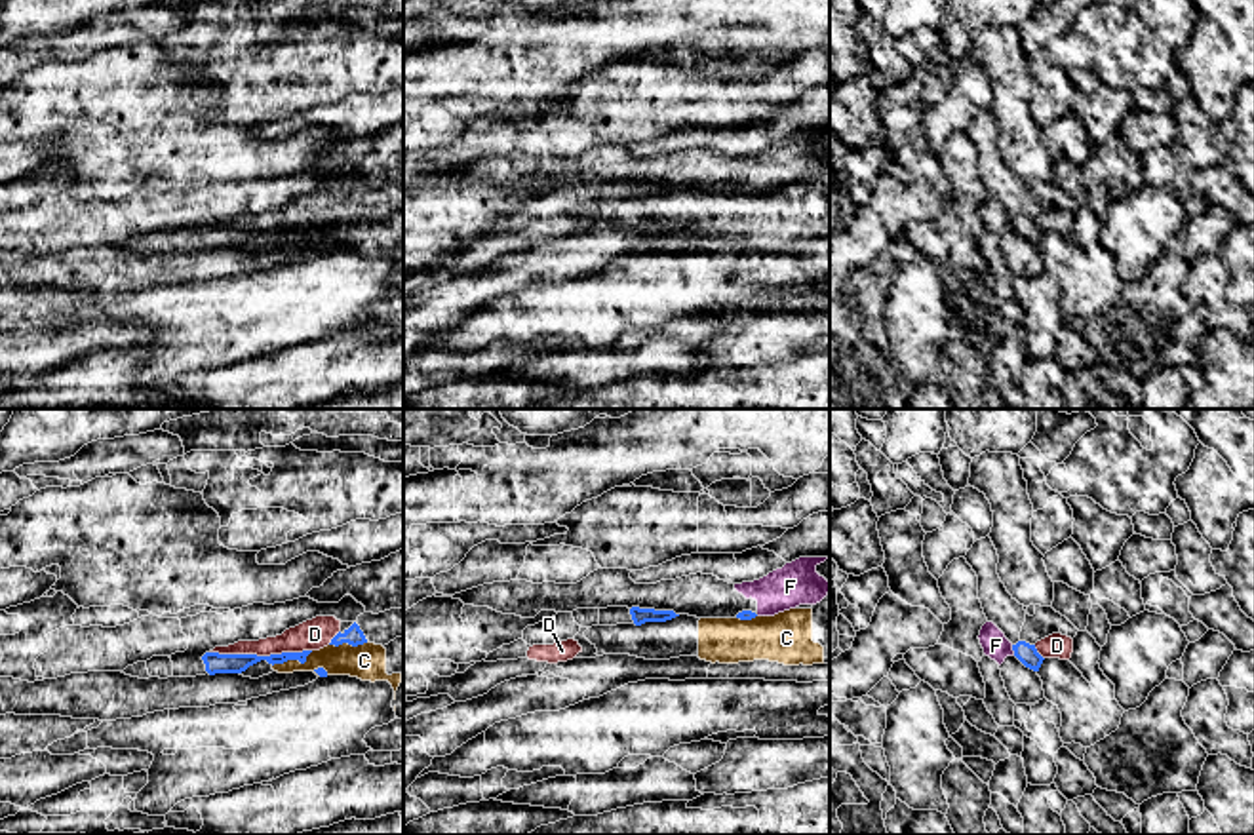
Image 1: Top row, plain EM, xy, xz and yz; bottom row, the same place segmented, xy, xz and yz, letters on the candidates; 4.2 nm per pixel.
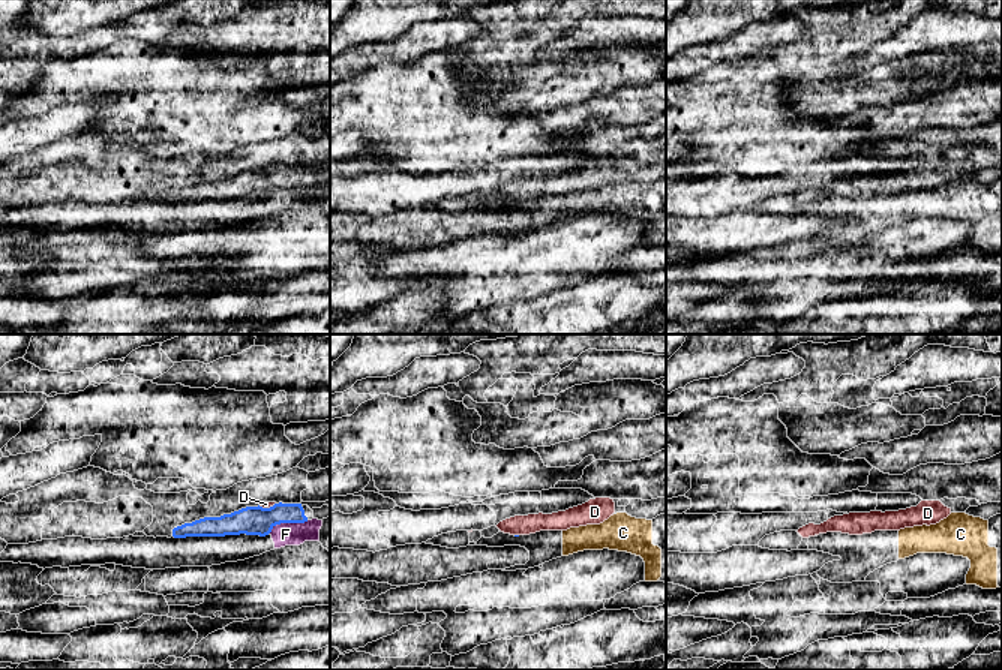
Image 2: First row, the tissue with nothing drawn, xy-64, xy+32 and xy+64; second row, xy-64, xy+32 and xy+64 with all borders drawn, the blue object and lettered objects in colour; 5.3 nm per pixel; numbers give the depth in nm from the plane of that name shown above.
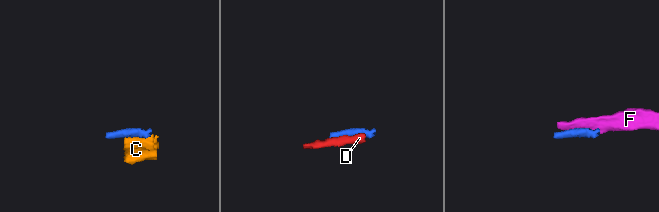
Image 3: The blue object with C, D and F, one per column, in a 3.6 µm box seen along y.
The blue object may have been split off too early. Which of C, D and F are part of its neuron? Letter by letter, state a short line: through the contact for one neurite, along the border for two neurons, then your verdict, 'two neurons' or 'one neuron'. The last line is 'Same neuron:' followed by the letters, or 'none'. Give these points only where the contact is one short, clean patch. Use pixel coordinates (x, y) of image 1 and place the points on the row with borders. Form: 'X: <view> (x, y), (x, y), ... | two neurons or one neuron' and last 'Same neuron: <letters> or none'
C: xy (313, 651), (303, 662), (284, 660), (273, 666) | two neurons
D: one neuron
F: two neurons
Same neuron: D

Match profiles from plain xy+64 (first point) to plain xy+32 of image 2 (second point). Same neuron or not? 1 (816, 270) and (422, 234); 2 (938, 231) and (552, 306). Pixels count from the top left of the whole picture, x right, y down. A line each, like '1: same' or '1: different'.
1: different
2: different

